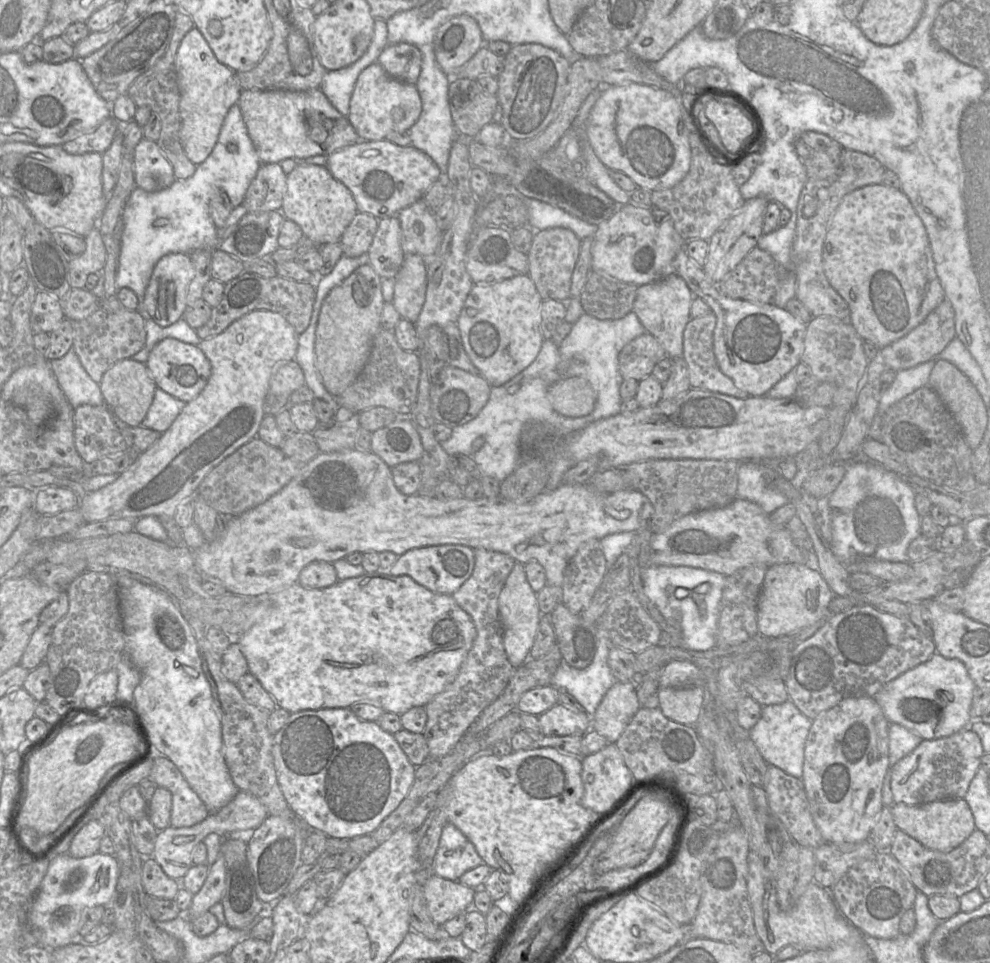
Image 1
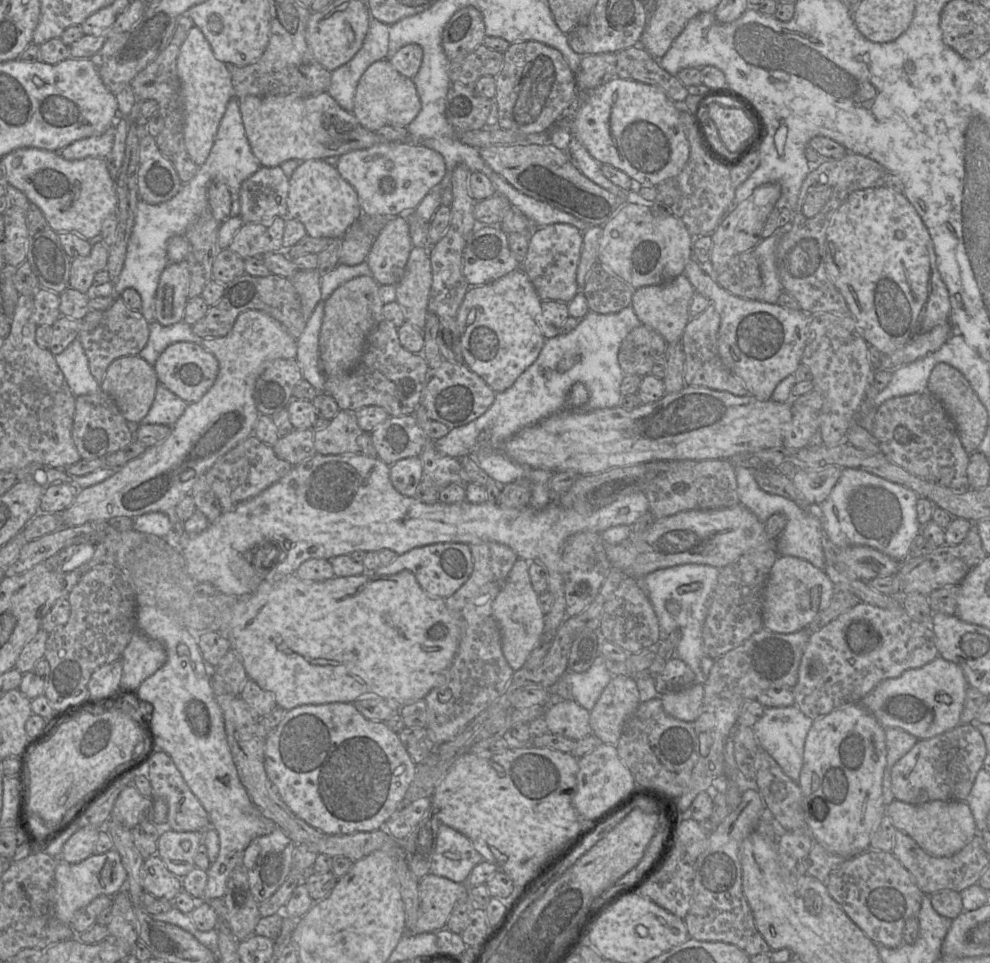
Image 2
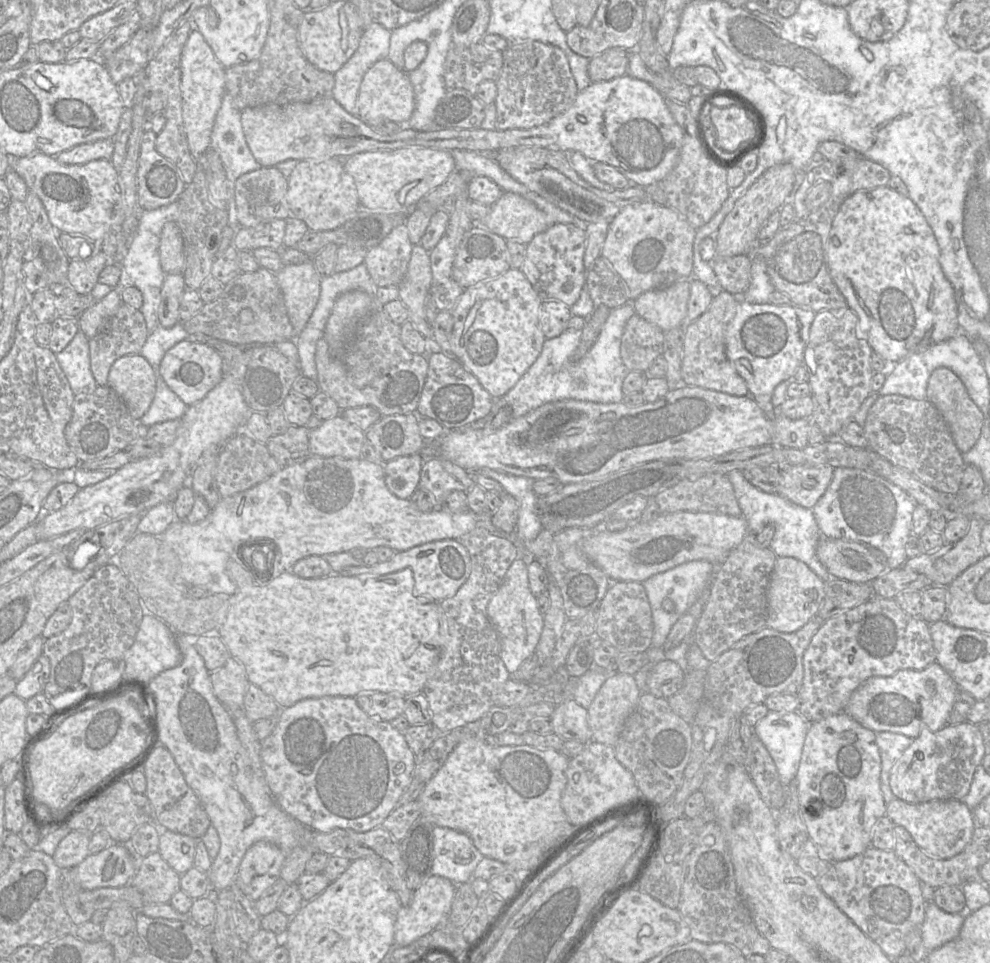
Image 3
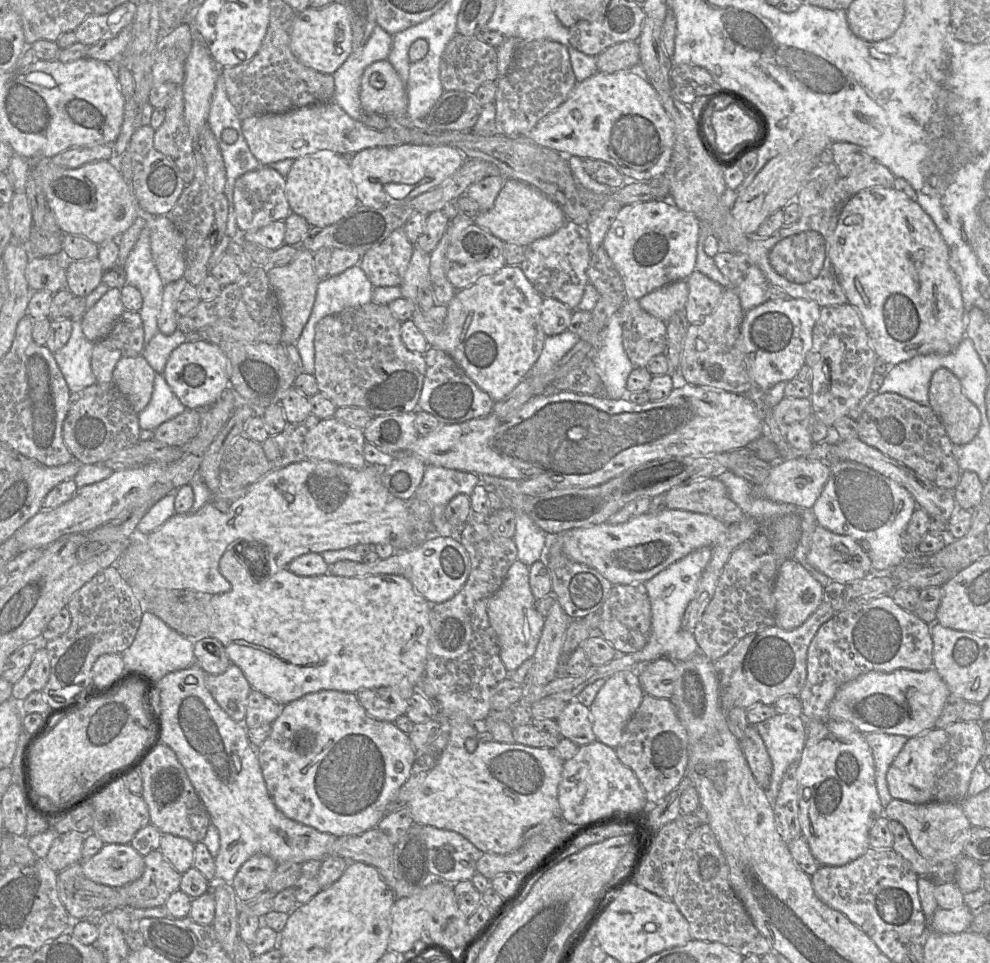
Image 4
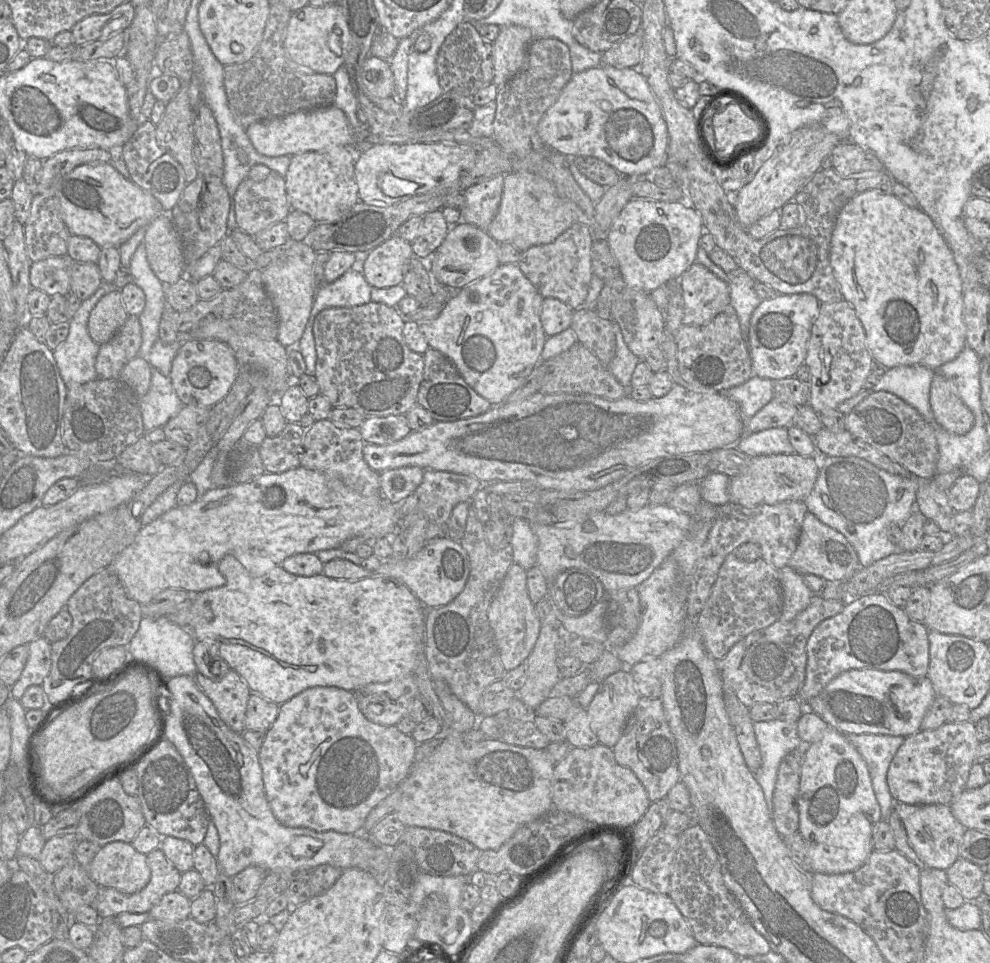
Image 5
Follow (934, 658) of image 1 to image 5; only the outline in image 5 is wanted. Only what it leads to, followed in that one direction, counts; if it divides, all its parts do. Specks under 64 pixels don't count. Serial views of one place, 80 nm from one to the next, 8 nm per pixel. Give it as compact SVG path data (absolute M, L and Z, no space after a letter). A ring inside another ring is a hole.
M850 669L832 679L805 709L818 714L831 728L847 734L907 737L921 730L922 720L937 696L927 676L914 678L901 671Z

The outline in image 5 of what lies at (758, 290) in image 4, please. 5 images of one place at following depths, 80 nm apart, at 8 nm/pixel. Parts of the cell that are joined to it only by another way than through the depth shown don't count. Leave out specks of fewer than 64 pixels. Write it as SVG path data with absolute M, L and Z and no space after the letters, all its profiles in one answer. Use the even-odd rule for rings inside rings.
M737 269L728 276L730 278L730 304L737 313L743 337L747 339L751 316L762 299L754 290L756 280L747 272Z

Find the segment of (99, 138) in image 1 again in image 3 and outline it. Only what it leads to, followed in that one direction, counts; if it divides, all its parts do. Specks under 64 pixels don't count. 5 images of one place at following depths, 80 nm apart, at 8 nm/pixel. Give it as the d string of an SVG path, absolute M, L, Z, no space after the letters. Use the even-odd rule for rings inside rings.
M114 137L79 144L54 157L62 164L84 164L98 159L110 160L113 149Z

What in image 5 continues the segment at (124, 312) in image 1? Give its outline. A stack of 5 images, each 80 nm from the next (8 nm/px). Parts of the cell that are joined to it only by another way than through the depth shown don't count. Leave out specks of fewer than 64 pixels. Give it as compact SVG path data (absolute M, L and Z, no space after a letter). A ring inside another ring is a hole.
M130 316L116 335L100 345L95 369L98 378L119 378L124 366L137 357L142 345L142 329L138 316Z

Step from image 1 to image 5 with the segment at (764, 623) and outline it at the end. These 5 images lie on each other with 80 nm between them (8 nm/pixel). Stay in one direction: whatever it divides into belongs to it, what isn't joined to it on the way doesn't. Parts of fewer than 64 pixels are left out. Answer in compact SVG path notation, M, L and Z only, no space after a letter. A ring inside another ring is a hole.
M786 565L779 570L781 576L783 605L779 620L791 621L807 608L813 593L807 587L803 575Z

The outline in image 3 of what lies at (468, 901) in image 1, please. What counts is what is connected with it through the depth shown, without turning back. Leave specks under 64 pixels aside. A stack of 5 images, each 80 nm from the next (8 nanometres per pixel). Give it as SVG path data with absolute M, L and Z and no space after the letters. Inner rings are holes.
M431 875L415 892L409 906L401 907L394 926L394 947L408 946L420 937L431 933L448 919L456 884L449 879Z

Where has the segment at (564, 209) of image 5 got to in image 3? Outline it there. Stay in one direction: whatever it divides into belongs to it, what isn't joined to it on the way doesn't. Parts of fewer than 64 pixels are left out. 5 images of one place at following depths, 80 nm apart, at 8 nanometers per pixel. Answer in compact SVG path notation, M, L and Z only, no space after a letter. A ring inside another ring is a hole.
M502 192L500 198L491 206L489 214L481 221L473 221L472 228L486 228L505 240L528 244L532 238L550 227L551 219L533 202L513 192Z

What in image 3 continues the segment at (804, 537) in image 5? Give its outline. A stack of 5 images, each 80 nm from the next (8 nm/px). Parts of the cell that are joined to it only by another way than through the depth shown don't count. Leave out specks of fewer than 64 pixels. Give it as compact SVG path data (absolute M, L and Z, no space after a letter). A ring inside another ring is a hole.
M821 537L816 548L816 556L831 578L848 582L871 583L888 570L887 563L883 564L878 561L868 546L859 542L847 542L843 539Z

